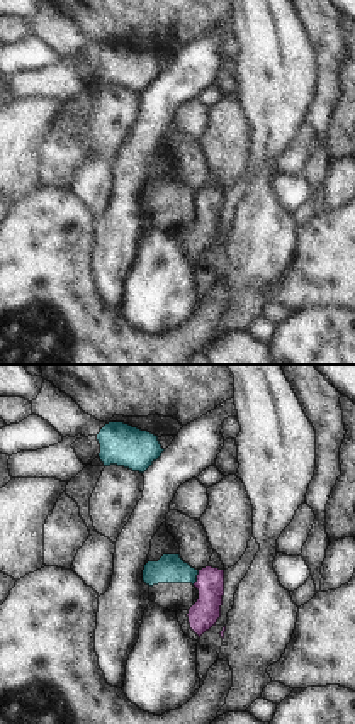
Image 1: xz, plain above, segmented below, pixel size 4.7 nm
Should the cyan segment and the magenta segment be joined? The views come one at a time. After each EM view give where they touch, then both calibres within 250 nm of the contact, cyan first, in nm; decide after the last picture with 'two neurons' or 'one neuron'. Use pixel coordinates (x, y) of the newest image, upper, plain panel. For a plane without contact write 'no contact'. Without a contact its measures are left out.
(196, 197) | 140/140 nm

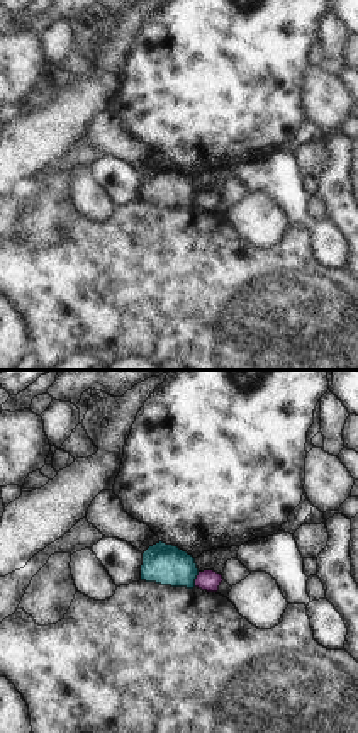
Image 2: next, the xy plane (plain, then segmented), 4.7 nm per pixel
(195, 197) | 190/100 nm

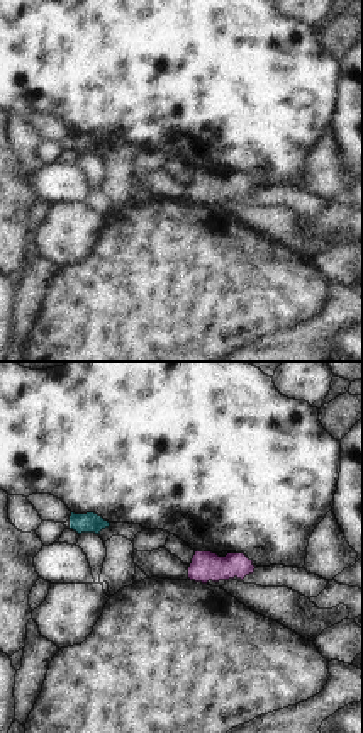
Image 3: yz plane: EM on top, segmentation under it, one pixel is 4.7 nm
no contact

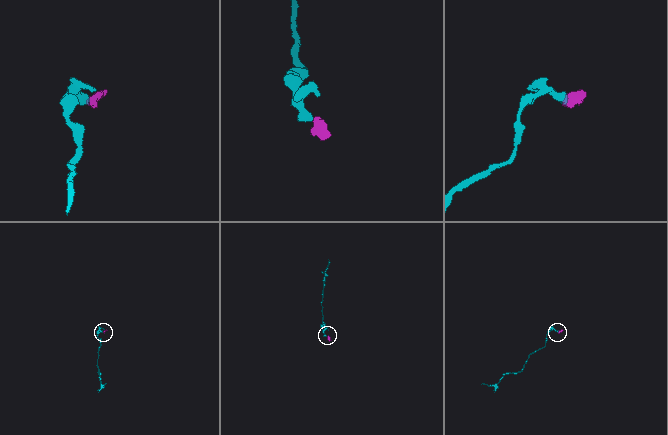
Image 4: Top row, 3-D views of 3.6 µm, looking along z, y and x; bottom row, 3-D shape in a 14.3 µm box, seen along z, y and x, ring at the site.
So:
two neurons

